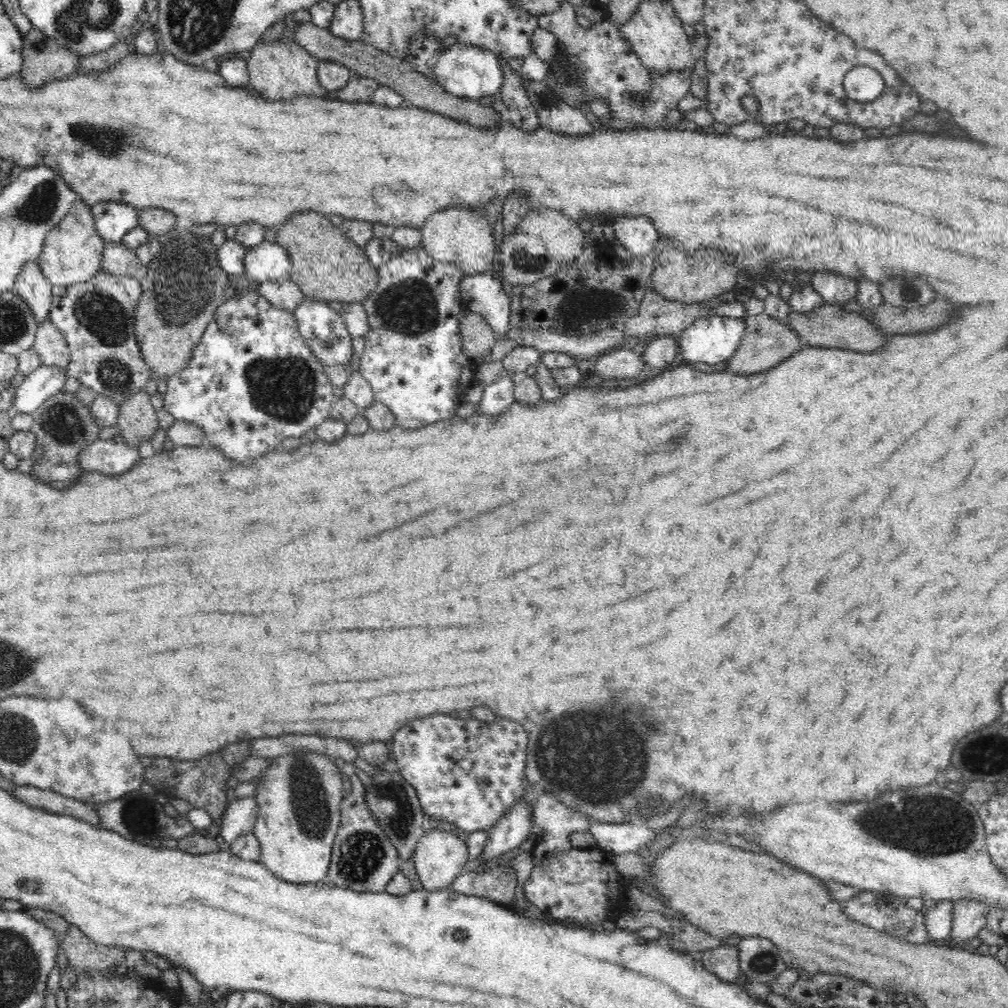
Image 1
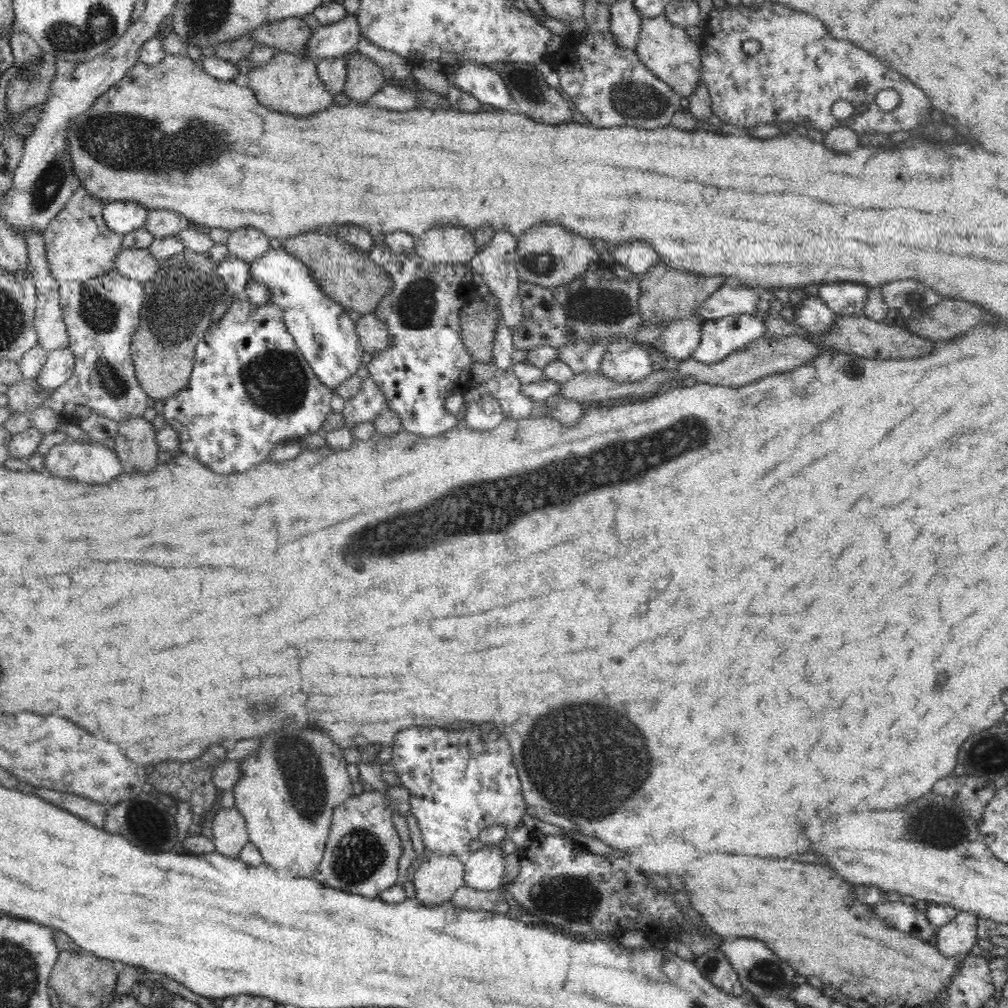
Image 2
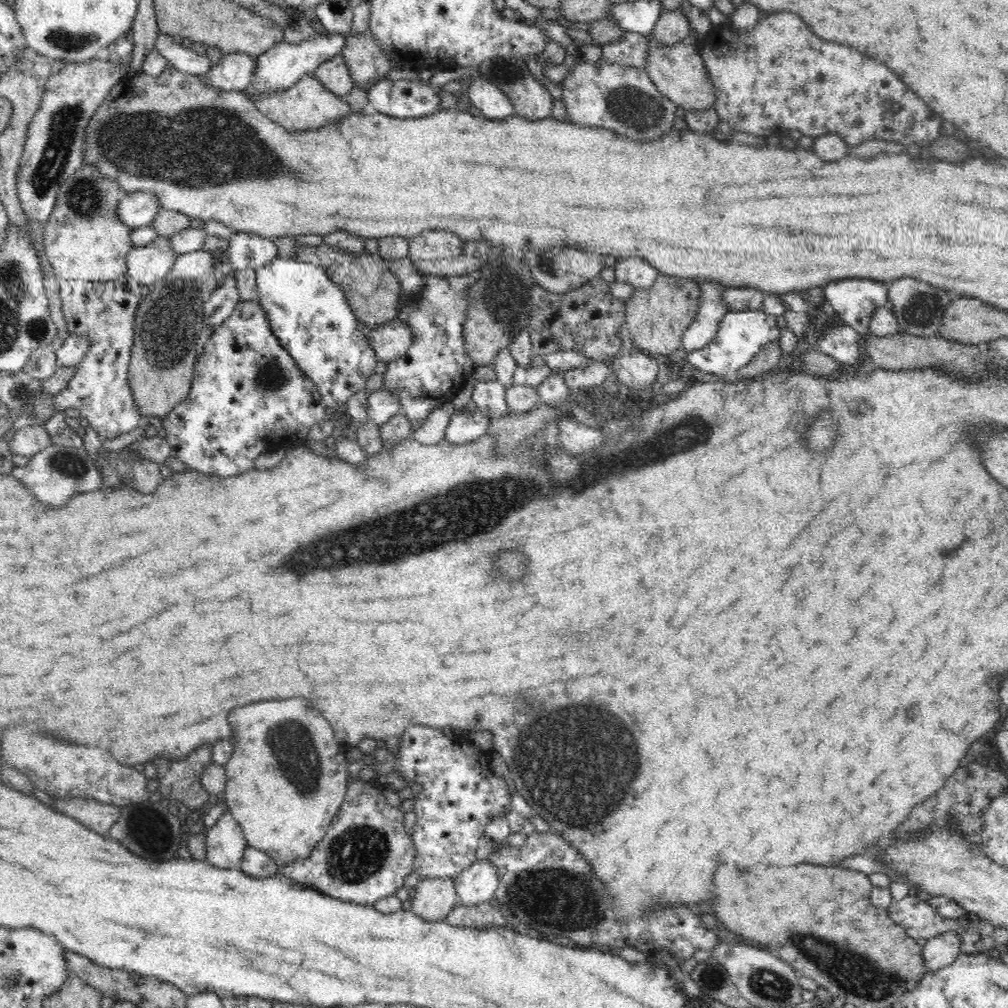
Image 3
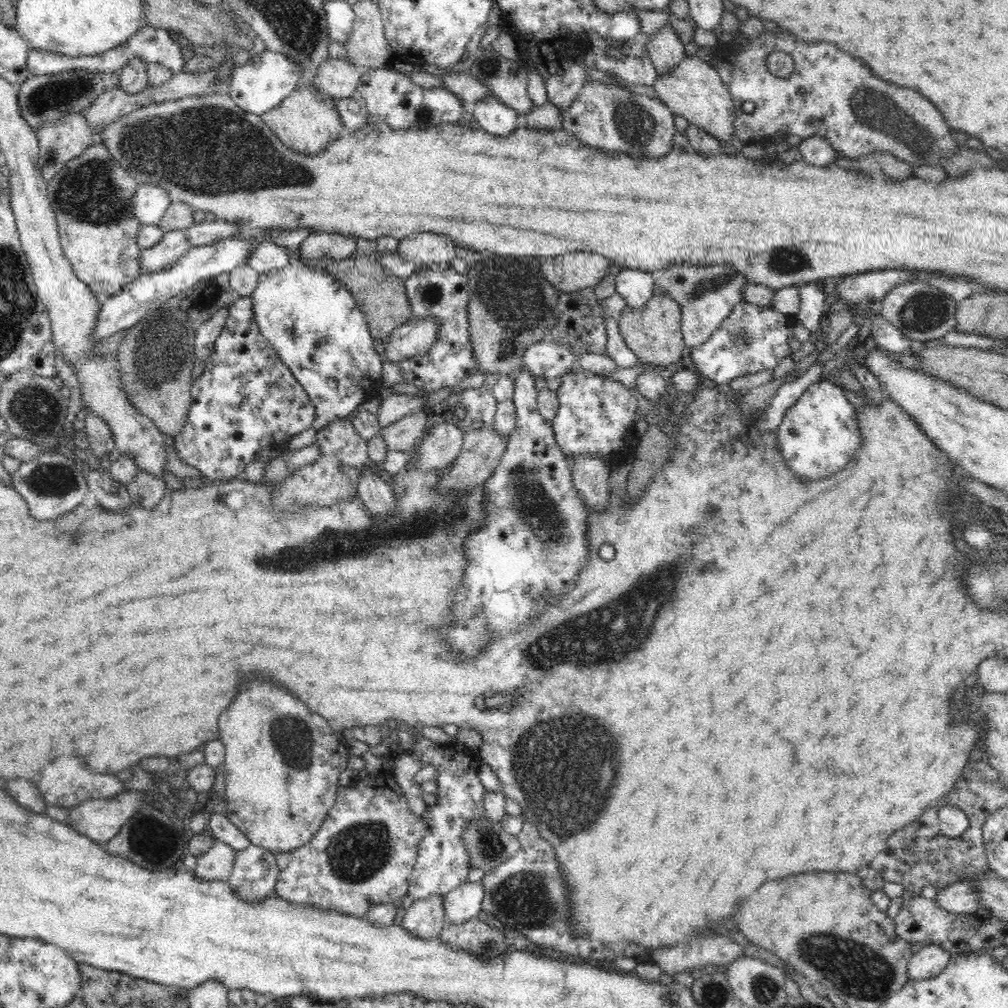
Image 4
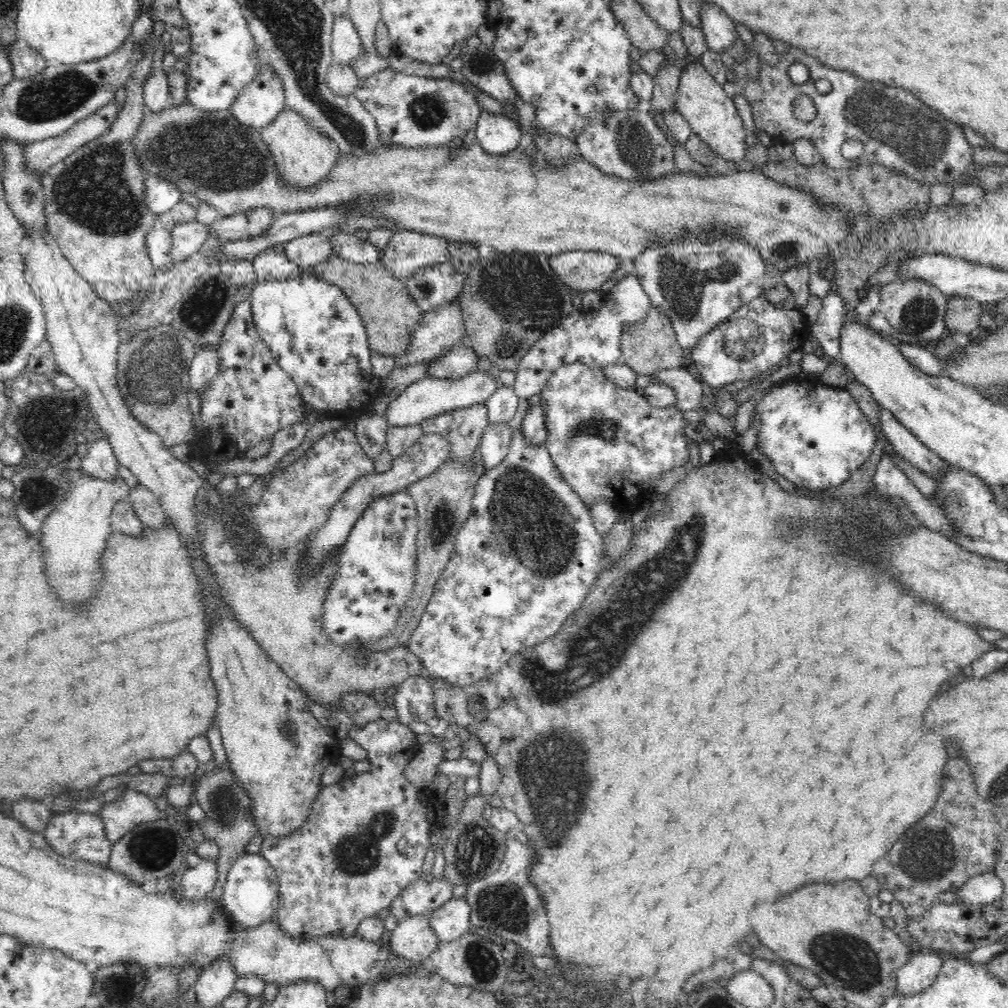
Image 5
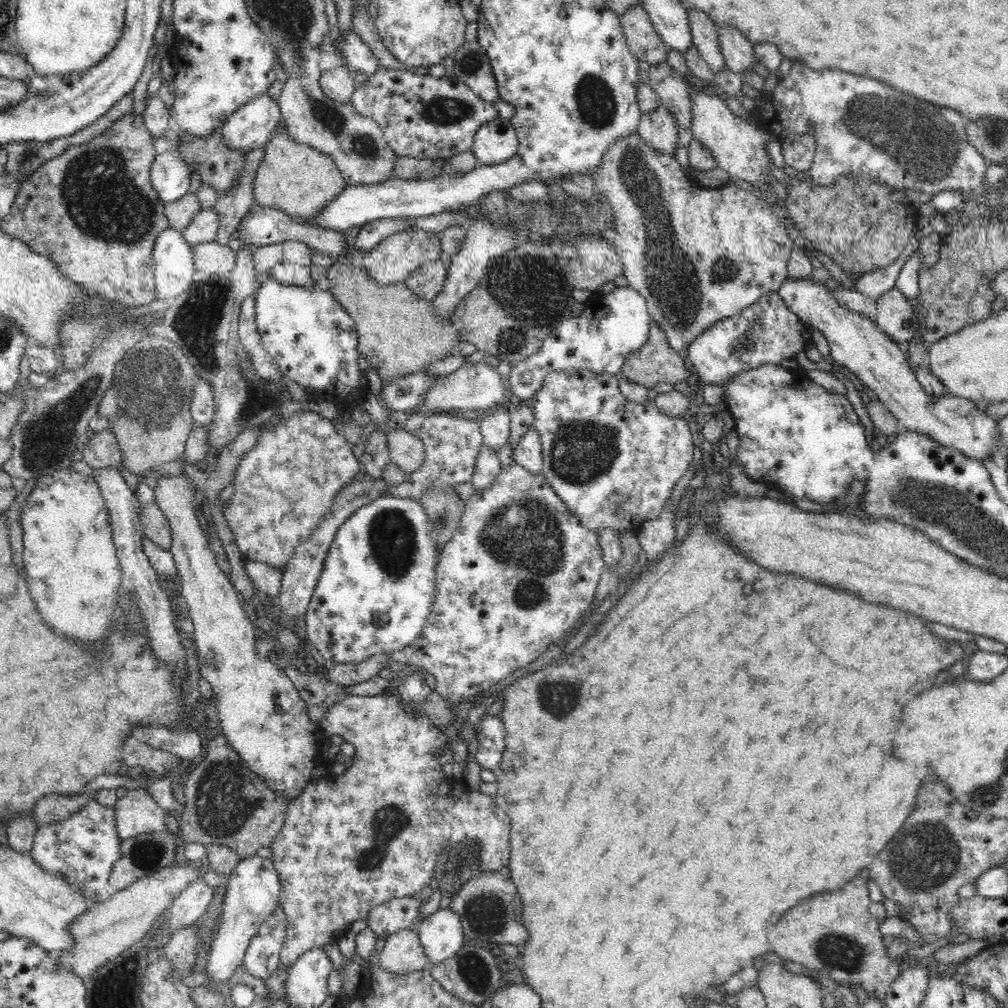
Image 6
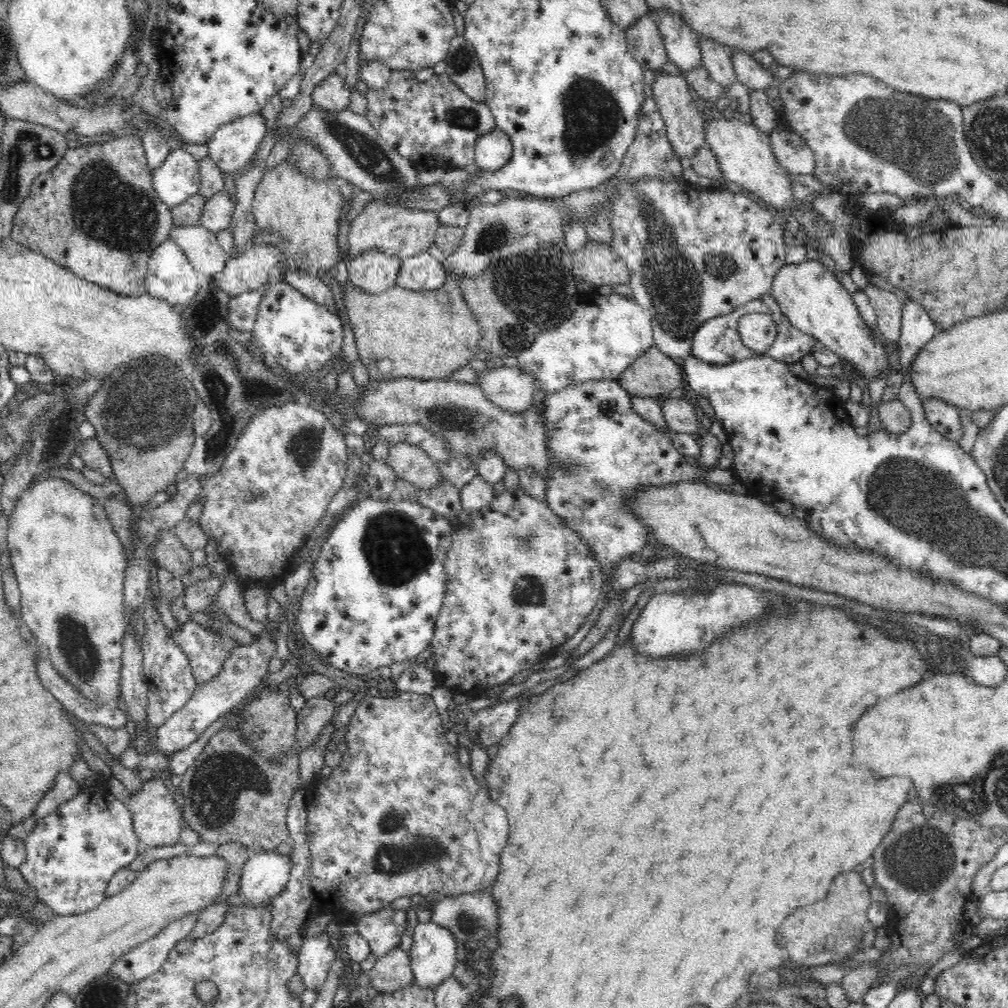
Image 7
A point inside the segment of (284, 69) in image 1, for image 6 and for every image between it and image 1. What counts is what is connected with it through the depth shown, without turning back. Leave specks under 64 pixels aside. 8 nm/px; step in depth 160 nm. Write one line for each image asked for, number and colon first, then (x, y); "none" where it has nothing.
2: (289, 84)
3: (308, 105)
4: (306, 122)
5: (304, 158)
6: (295, 178)

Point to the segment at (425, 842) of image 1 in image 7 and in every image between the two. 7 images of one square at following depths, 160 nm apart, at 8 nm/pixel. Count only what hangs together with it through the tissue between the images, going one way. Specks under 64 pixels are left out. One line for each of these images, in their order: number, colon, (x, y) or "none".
2: (437, 878)
3: (433, 899)
4: (425, 919)
5: (413, 939)
6: (402, 953)
7: (391, 972)

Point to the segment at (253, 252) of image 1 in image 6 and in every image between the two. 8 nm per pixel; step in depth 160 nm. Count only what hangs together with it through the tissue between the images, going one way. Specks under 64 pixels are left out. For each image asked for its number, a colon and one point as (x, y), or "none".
2: (327, 337)
3: (309, 314)
4: (312, 321)
5: (315, 333)
6: (311, 337)

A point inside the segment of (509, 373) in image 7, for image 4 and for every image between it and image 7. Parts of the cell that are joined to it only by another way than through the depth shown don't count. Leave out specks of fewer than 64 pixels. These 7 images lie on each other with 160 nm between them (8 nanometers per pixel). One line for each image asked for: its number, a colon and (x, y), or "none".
4: (394, 406)
5: (431, 396)
6: (477, 388)

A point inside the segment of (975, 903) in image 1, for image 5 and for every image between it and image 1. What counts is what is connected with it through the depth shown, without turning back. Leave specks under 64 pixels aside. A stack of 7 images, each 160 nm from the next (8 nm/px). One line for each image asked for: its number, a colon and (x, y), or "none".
2: (954, 939)
3: (942, 950)
4: (929, 960)
5: (919, 973)

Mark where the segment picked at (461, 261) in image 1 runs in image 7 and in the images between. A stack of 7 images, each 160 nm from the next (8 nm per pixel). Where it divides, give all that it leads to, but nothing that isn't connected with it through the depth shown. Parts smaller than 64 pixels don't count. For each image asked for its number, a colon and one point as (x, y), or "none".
2: (448, 244)
3: (431, 245)
4: (424, 248)
5: (407, 251)
6: (394, 259)
7: (373, 272)

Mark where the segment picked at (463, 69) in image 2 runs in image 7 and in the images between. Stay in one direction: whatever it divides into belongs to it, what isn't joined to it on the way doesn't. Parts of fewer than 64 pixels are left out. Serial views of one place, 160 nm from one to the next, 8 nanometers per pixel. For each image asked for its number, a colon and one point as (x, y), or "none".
3: (484, 95)
4: (497, 119)
5: (498, 135)
6: (495, 143)
7: (493, 151)

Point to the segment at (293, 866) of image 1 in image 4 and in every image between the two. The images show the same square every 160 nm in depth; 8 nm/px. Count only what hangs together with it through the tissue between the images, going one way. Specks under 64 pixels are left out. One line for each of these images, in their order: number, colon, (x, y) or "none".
2: (287, 791)
3: (284, 785)
4: (281, 767)

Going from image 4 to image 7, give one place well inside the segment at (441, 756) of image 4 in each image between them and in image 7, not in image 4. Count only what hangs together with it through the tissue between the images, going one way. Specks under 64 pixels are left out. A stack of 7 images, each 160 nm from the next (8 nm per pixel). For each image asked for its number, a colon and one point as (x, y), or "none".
5: (426, 894)
6: (386, 919)
7: (383, 929)

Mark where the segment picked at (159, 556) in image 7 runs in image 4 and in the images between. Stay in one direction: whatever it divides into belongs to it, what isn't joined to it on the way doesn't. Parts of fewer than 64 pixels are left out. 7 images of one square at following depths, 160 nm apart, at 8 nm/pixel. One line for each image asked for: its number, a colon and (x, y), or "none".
4: (146, 490)
5: (148, 508)
6: (155, 526)

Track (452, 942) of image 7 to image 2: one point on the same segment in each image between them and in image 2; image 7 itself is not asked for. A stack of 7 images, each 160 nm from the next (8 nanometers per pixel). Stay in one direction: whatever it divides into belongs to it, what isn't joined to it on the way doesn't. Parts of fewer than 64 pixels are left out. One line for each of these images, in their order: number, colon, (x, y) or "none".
2: (483, 870)
3: (476, 884)
4: (463, 903)
5: (449, 921)
6: (441, 934)

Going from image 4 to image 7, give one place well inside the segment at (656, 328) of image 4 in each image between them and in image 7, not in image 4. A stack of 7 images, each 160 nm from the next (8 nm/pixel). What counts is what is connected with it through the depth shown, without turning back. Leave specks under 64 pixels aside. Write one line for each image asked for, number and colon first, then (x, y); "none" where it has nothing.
5: (649, 347)
6: (655, 362)
7: (653, 374)

